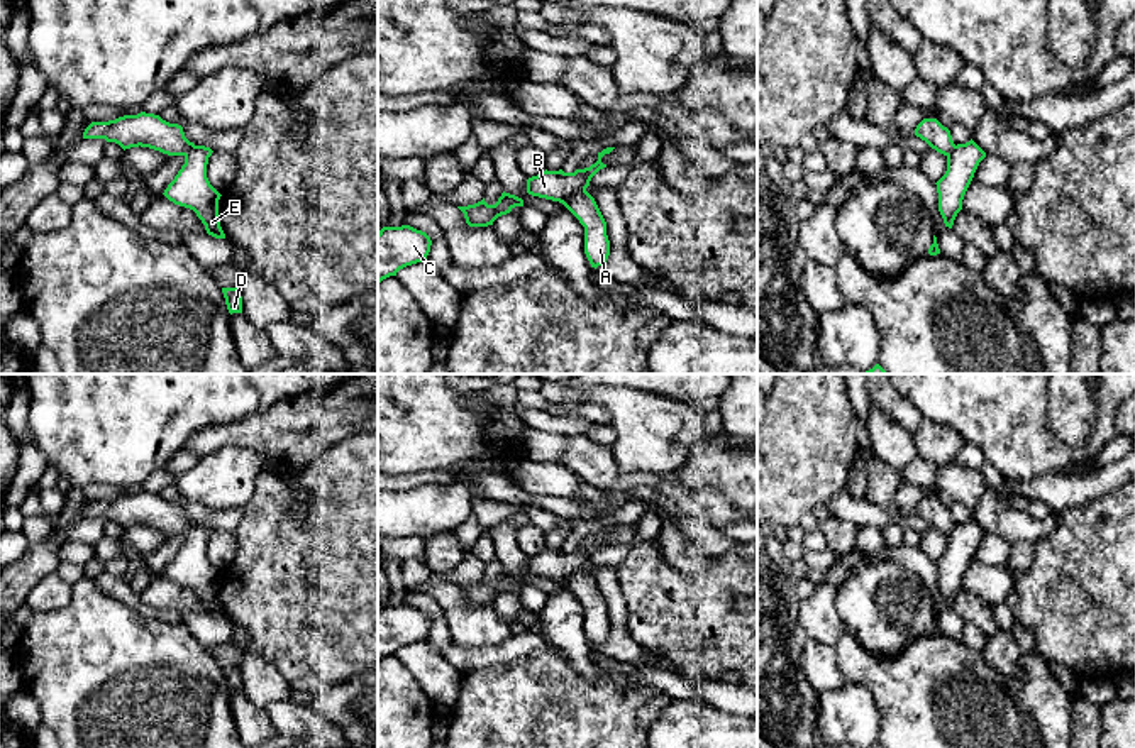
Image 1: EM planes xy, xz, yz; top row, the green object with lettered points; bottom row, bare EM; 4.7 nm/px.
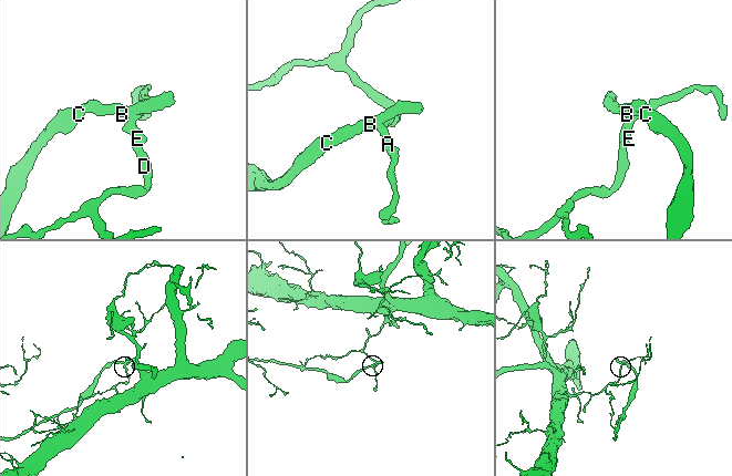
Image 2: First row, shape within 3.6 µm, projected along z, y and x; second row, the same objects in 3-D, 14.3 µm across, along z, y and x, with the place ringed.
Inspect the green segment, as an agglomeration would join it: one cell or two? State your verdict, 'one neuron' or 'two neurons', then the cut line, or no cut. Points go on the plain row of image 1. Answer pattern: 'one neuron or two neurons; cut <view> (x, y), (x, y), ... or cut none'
two neurons; cut xz (585, 567), (573, 572), (563, 582)

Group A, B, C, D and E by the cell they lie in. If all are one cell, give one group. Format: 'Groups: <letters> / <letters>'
Groups: A D E / B C

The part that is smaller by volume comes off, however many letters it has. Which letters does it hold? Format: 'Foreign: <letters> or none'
Foreign: B, C

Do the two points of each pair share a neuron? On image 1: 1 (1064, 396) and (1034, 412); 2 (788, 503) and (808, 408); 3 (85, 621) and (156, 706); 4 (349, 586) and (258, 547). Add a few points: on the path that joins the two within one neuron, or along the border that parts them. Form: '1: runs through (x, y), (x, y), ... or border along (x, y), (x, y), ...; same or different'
1: border along (1049, 391), (1046, 418); different
2: runs through (788, 479), (788, 467), (805, 449), (808, 432); same
3: runs through (94, 642), (136, 686); same
4: runs through (327, 562), (319, 554), (282, 554); same

